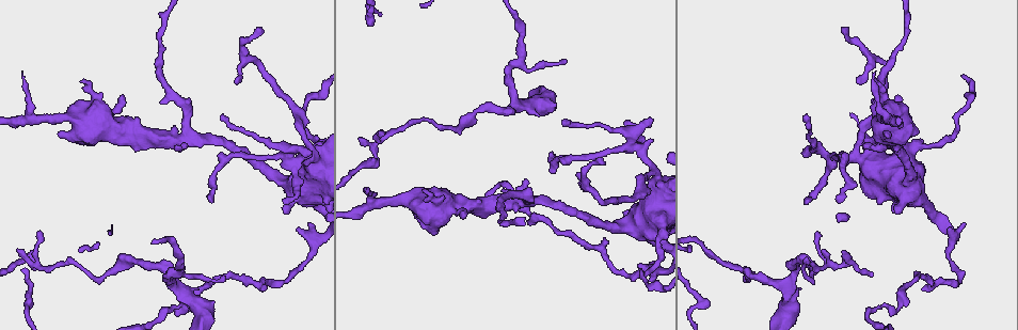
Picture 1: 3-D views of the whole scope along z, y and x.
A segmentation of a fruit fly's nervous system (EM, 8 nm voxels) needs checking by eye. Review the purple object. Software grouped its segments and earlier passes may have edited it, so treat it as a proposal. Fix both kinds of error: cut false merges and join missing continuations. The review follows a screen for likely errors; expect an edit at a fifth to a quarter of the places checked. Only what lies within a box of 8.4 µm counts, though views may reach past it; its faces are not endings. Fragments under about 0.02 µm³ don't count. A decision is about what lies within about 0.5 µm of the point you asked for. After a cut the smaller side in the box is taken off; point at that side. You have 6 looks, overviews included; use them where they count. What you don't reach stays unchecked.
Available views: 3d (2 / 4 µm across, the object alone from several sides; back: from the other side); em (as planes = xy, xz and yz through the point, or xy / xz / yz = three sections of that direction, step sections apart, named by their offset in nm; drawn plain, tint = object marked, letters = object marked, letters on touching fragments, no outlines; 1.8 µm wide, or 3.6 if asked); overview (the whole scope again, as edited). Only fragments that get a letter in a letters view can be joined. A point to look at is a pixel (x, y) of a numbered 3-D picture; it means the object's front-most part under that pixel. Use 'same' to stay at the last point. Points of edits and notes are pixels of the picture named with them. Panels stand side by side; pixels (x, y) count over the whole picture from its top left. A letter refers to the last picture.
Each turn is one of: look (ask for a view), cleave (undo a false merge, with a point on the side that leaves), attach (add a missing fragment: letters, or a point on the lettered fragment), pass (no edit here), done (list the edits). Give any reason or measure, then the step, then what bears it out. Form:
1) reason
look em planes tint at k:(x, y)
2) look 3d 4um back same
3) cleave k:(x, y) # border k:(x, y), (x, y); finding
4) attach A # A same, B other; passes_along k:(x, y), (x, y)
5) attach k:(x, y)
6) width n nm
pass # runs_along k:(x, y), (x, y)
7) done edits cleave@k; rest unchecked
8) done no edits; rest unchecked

stops while still wide
look em planes letters at 1:(57, 134)

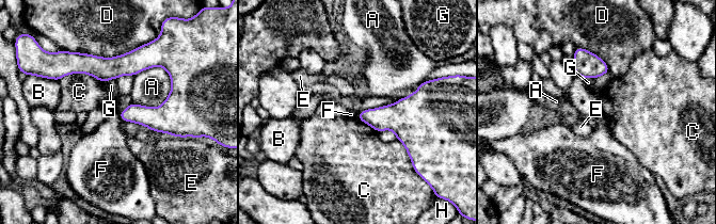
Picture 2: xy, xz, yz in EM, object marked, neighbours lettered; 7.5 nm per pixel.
pass # A other, B other, C other, D other, E other, F other, G other, H other; no lettered fragment goes on from it

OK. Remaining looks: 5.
branch stops here
look em planes letters at 1:(21, 75)

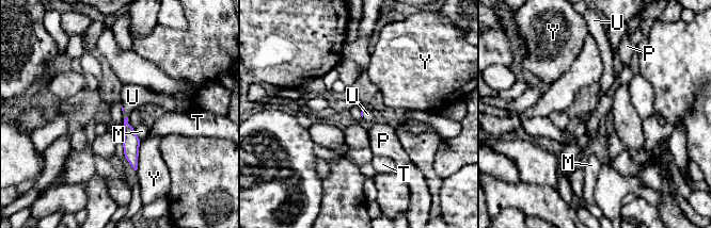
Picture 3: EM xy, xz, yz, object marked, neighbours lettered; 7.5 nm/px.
attach U # M other, P other, T other, U same, Y other; passes_along 3:(131, 142), (126, 117), (132, 97); the cell continues

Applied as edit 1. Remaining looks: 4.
arms part here
look em xz step 4 letters at 1:(626, 147)

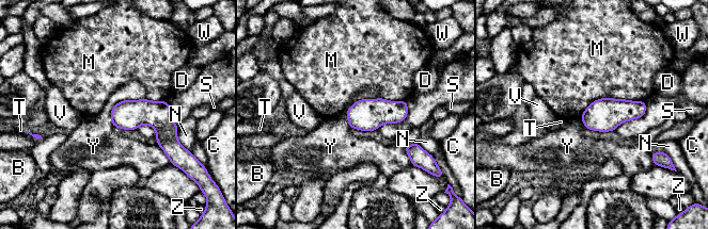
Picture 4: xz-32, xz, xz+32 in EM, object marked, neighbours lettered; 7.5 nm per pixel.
longest_contact M 500 nm
pass # B other, C other, D other, M other, N other, S other, T other, V other, W other, Y other, Z other; border 4:(349, 105), (346, 120), (350, 129); one cell here

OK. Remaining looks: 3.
done edits attach@3; rest unchecked

